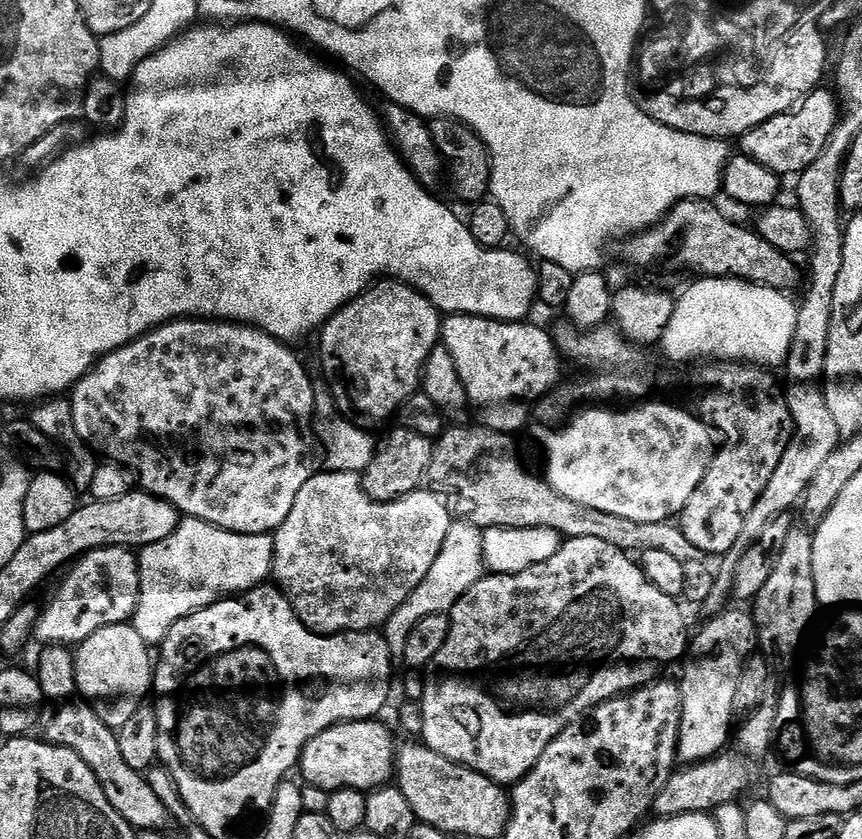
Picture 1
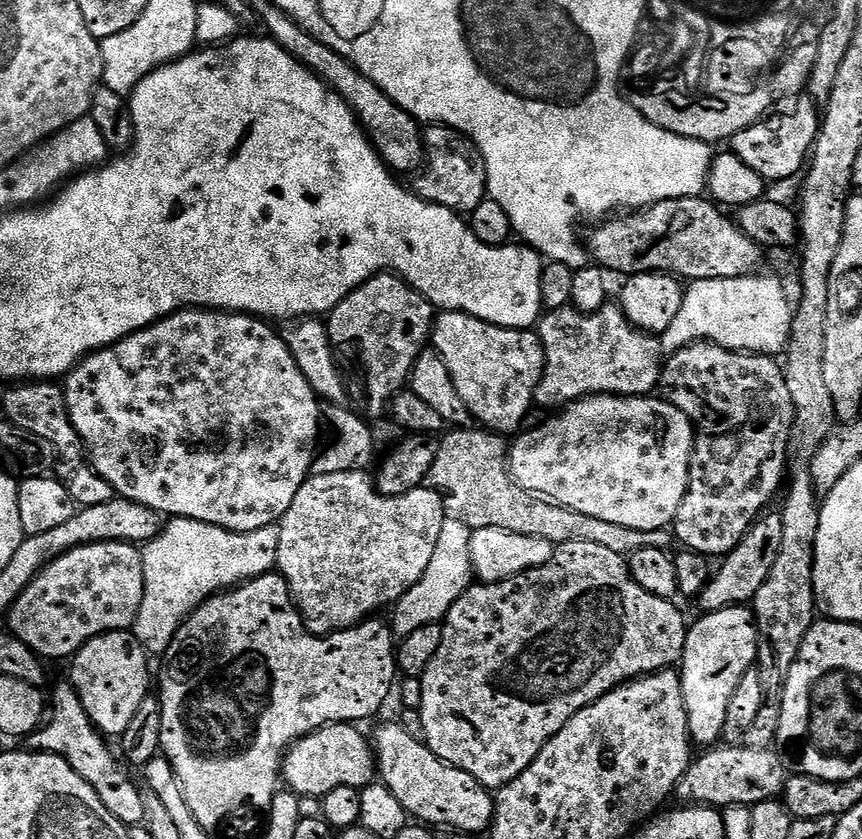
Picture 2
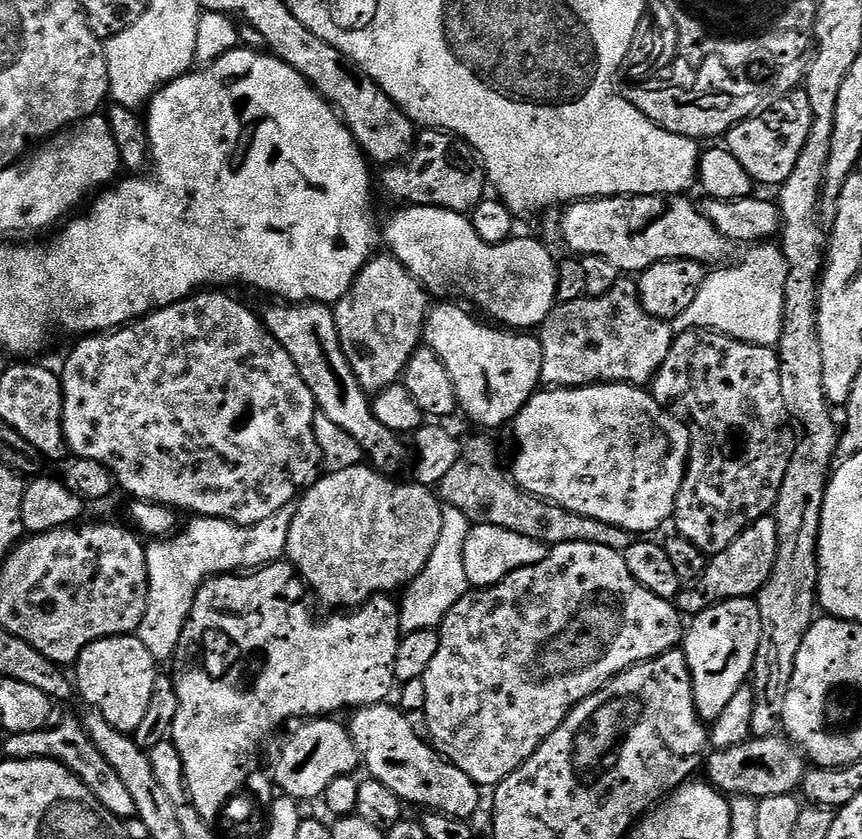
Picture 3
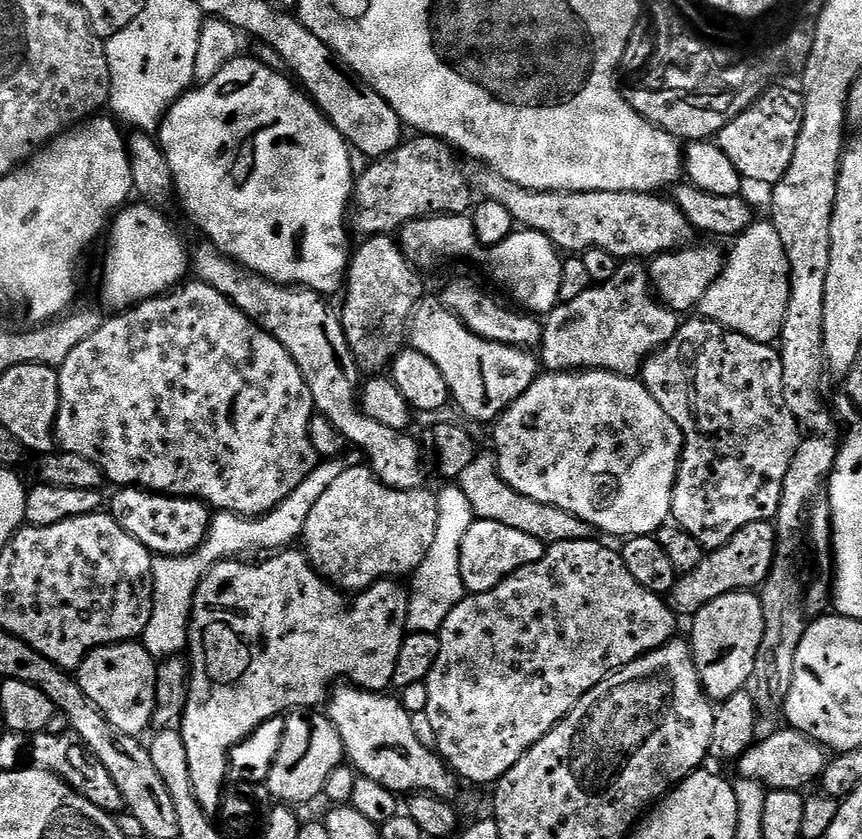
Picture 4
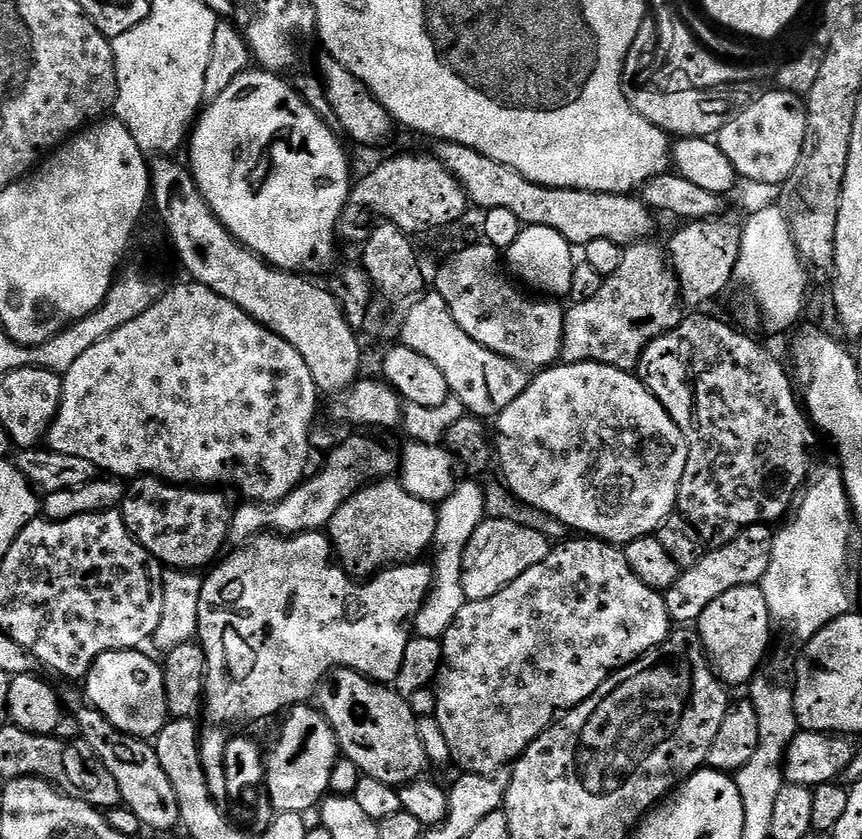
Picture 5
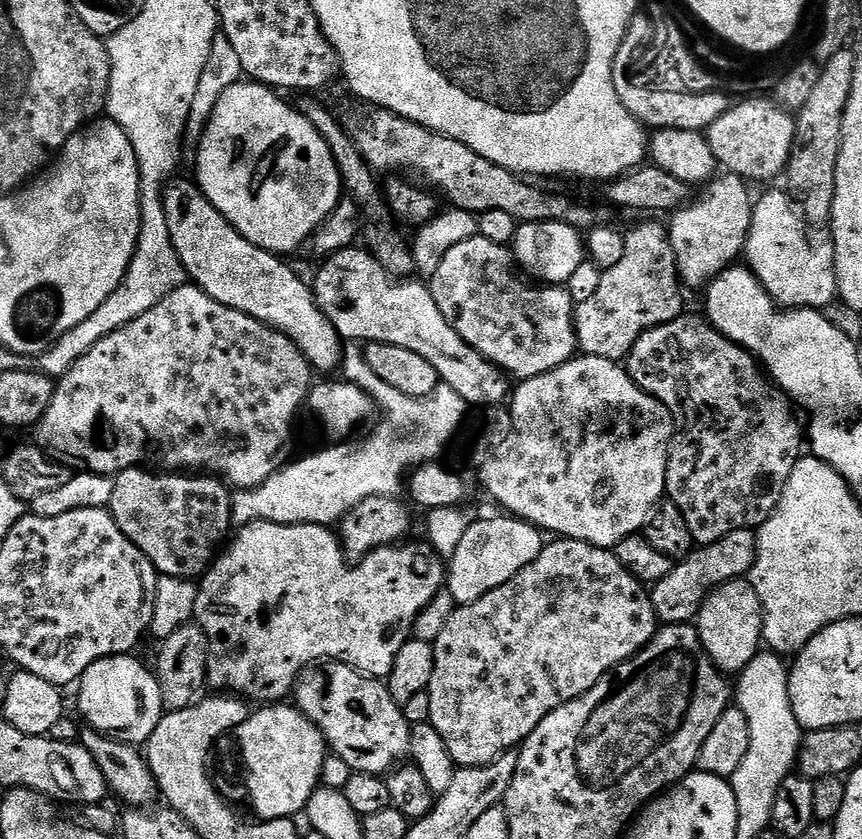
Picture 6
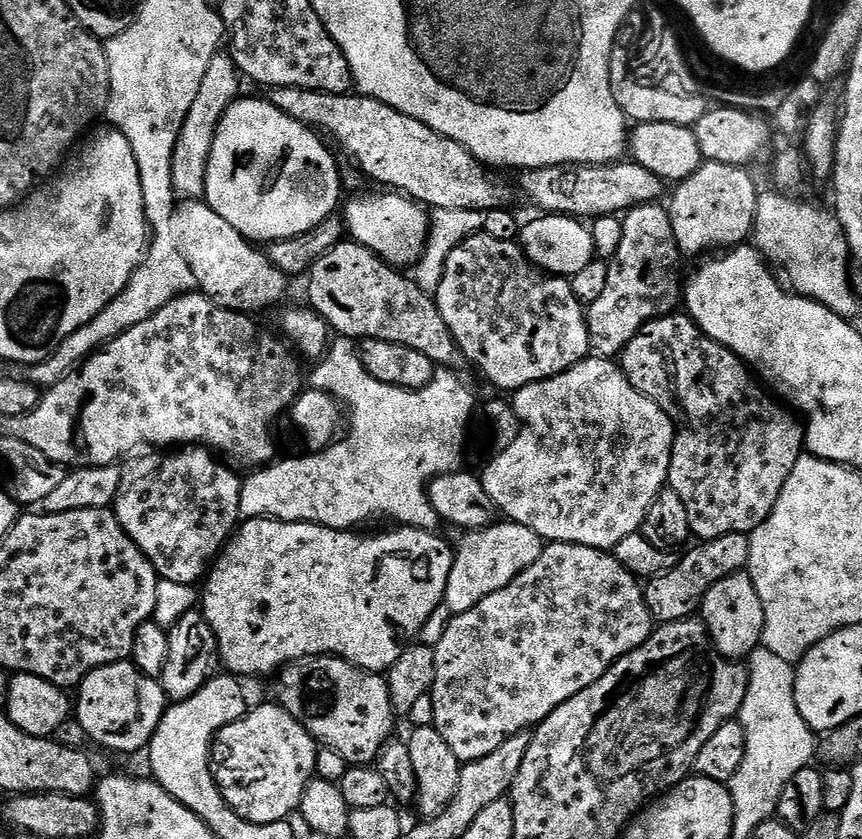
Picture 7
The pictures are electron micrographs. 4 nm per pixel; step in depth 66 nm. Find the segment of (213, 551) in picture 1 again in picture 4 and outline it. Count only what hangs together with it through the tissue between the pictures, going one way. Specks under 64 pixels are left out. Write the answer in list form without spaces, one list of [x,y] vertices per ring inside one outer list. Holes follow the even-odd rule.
[[[281,506],[275,512],[269,512],[267,516],[249,518],[236,516],[233,512],[216,512],[212,518],[212,524],[208,528],[208,537],[204,540],[203,546],[190,553],[188,556],[156,556],[152,562],[152,613],[150,622],[146,626],[142,637],[142,643],[146,651],[154,658],[176,658],[187,649],[188,646],[188,625],[192,619],[192,603],[196,597],[196,591],[204,575],[211,570],[218,562],[208,548],[237,548],[240,552],[252,552],[255,548],[272,548],[268,550],[284,550],[301,539],[304,534],[305,509],[288,508],[292,506]]]

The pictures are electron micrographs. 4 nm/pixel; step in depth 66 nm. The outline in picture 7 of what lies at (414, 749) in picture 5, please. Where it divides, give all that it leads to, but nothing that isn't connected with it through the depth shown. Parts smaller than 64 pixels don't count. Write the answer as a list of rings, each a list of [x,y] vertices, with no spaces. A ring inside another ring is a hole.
[[[313,656],[307,660],[301,660],[297,663],[288,665],[287,668],[279,673],[278,679],[280,679],[280,697],[278,697],[280,707],[285,708],[287,712],[315,738],[315,740],[323,745],[323,747],[333,748],[338,754],[342,754],[342,758],[346,758],[349,765],[352,766],[368,766],[373,762],[379,761],[380,753],[384,745],[389,743],[394,736],[394,733],[392,733],[392,719],[394,719],[392,699],[390,698],[387,679],[385,679],[383,675],[374,672],[366,672],[363,668],[356,668],[348,663],[348,661],[339,658]]]

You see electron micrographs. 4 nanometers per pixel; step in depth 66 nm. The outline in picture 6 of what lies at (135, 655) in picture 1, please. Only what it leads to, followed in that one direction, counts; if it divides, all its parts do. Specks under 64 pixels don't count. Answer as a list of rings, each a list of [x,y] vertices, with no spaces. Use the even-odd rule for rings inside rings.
[[[135,655],[111,656],[102,658],[90,666],[80,675],[78,689],[80,688],[80,712],[84,715],[84,720],[89,729],[102,732],[106,736],[112,736],[116,740],[121,740],[124,744],[134,744],[137,746],[147,745],[149,738],[154,734],[158,722],[166,715],[166,705],[164,695],[160,689],[160,682],[155,671],[152,672],[140,660],[135,660]]]

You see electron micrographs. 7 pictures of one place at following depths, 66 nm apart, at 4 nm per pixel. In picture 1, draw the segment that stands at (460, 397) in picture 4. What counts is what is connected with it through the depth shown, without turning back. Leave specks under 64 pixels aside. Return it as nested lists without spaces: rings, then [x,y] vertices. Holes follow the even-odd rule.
[[[452,314],[443,321],[442,342],[446,350],[450,350],[450,358],[458,368],[458,378],[462,378],[462,386],[466,386],[468,403],[473,409],[480,411],[483,427],[493,428],[499,432],[516,434],[516,431],[530,420],[530,402],[551,392],[561,383],[560,364],[562,357],[552,340],[552,333],[546,327],[539,328],[529,322],[515,320],[491,320],[481,316],[461,316]]]

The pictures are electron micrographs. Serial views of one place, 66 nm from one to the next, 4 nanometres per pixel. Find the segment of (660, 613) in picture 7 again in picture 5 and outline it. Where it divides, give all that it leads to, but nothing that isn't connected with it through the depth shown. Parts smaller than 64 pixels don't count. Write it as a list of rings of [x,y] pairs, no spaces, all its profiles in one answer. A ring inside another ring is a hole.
[[[755,524],[743,528],[730,542],[705,551],[700,561],[694,566],[683,569],[680,577],[663,593],[668,616],[673,625],[688,626],[691,622],[699,621],[702,610],[714,602],[726,590],[734,590],[734,586],[750,586],[759,584],[764,579],[772,557],[772,538],[774,532],[769,525]]]

